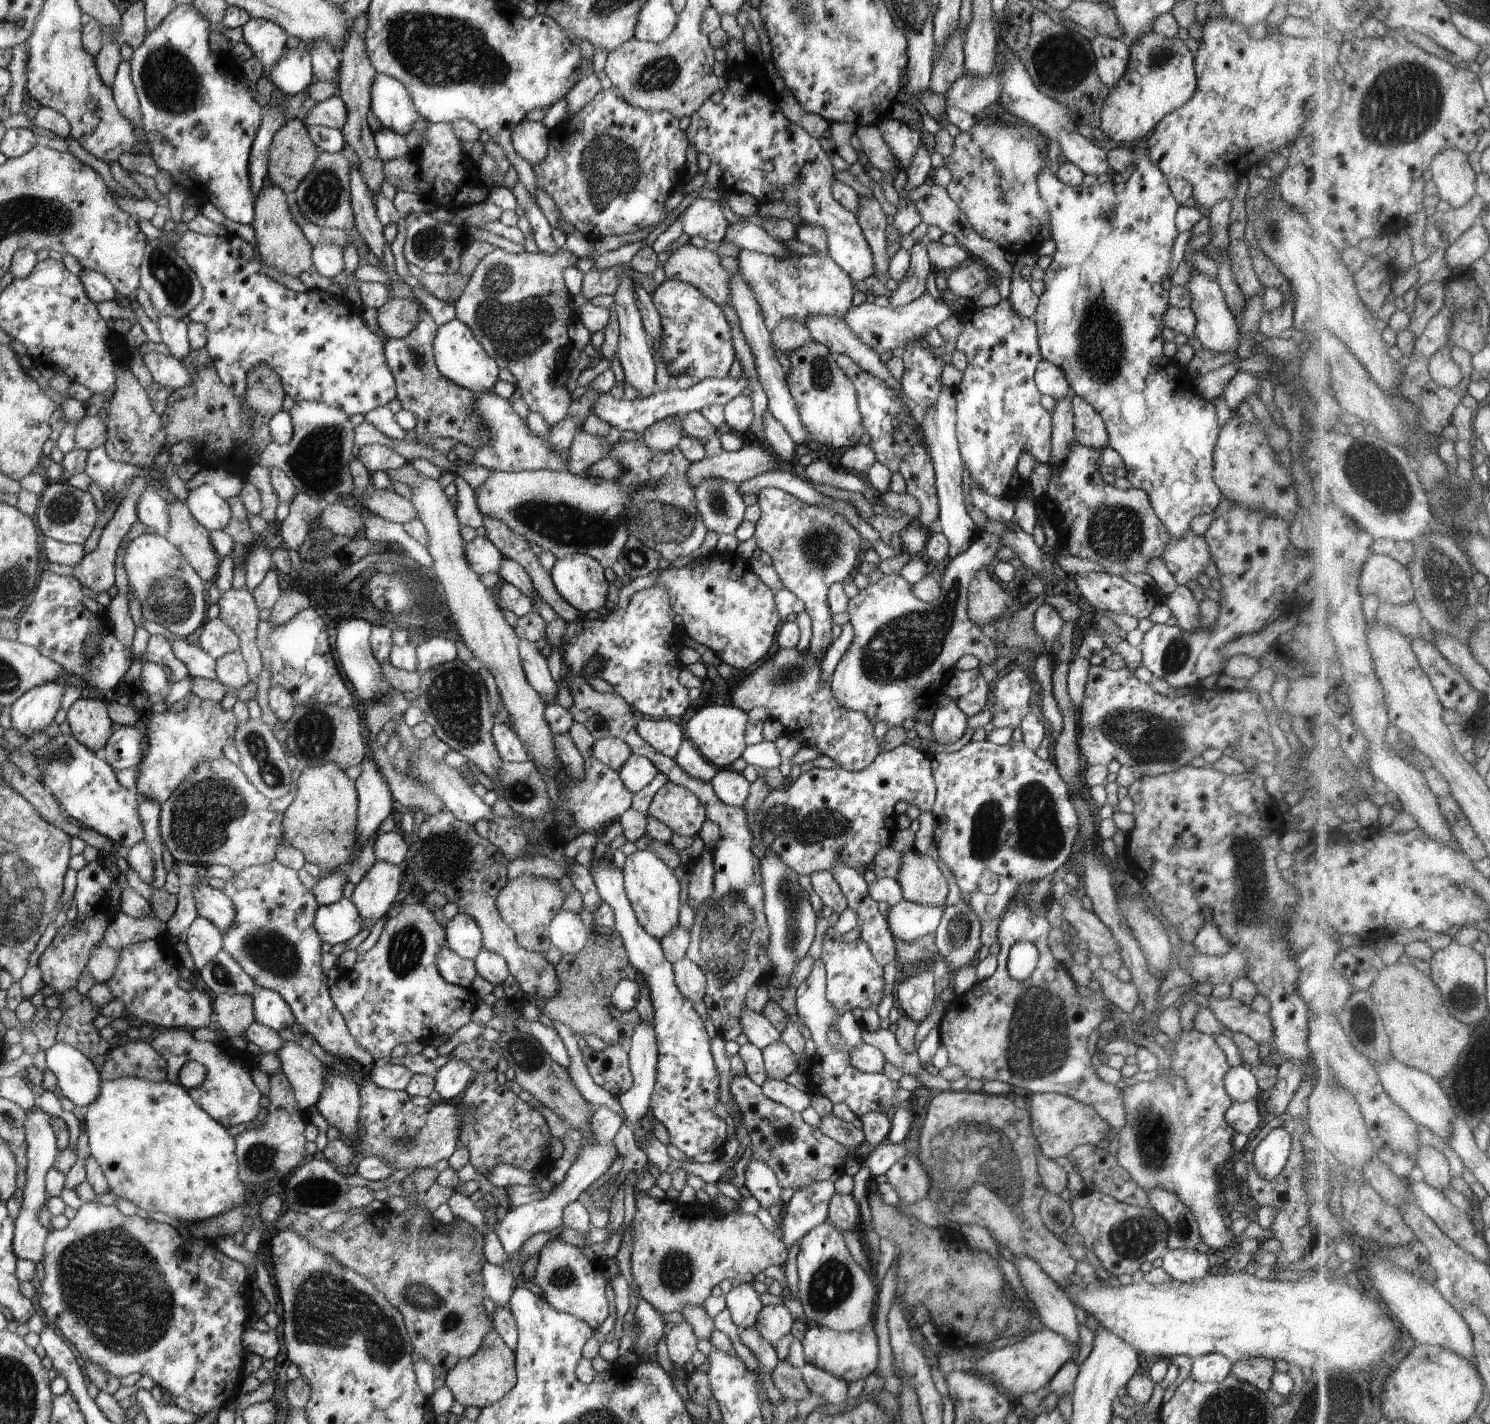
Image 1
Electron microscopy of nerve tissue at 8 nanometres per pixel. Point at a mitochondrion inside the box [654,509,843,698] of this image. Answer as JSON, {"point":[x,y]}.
{"point":[793,673]}

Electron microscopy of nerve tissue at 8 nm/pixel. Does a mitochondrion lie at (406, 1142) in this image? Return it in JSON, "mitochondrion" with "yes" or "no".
{"mitochondrion":"yes"}

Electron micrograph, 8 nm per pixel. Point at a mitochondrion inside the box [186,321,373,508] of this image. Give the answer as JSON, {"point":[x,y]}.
{"point":[318,462]}

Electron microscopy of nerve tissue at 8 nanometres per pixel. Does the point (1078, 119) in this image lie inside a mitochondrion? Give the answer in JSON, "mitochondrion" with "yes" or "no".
{"mitochondrion":"no"}

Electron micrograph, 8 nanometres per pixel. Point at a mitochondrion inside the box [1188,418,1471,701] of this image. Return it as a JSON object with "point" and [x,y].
{"point":[1379,478]}

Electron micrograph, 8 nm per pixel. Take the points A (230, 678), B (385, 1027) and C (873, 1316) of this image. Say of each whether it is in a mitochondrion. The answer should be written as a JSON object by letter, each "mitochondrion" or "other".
{"A":"other","B":"other","C":"other"}

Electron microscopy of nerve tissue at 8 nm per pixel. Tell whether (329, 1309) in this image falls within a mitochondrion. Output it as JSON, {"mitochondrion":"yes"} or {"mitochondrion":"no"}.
{"mitochondrion":"yes"}

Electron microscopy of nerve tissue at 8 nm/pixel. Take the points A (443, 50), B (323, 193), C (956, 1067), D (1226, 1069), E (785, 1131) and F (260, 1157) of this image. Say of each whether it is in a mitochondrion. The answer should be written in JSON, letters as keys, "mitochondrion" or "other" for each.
{"A":"mitochondrion","B":"mitochondrion","C":"other","D":"other","E":"mitochondrion","F":"mitochondrion"}

